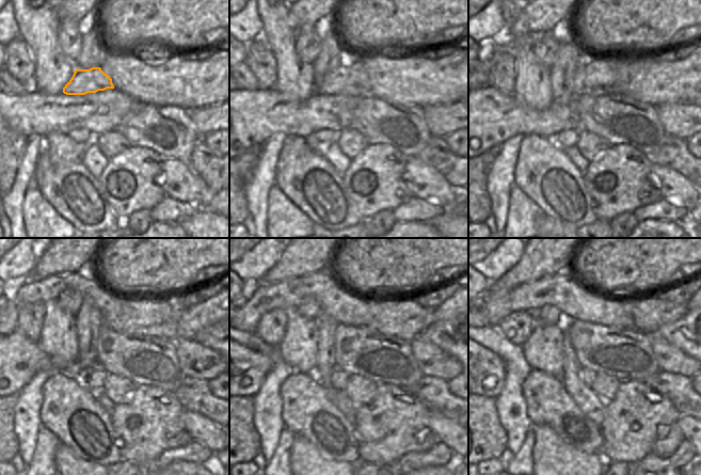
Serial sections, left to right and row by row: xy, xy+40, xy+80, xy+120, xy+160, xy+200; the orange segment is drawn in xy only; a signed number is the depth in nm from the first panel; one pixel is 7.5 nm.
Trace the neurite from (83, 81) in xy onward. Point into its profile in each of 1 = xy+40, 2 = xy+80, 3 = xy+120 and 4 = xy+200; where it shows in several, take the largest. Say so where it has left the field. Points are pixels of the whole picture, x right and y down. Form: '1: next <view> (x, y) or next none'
1: next xy+40 (350, 78)
2: next xy+80 (601, 76)
3: next xy+120 (158, 317)
4: next xy+200 (649, 313)

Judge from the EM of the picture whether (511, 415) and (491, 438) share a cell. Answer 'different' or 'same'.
different

